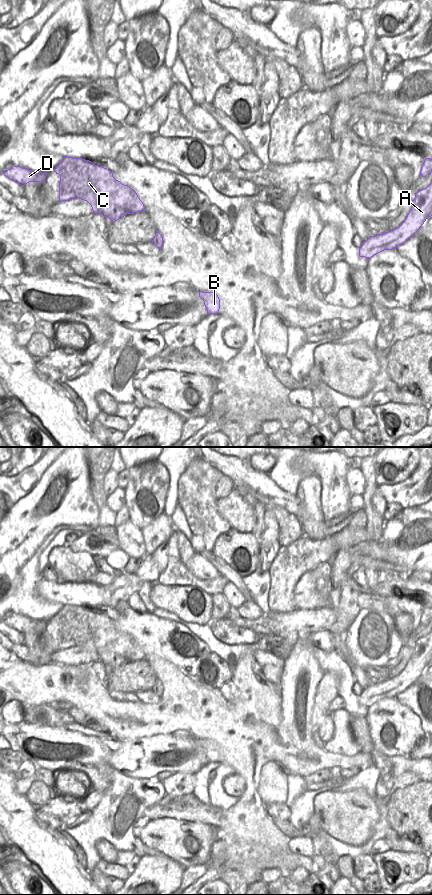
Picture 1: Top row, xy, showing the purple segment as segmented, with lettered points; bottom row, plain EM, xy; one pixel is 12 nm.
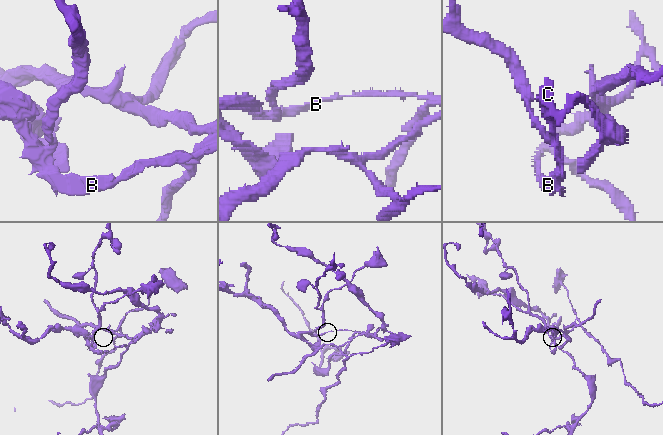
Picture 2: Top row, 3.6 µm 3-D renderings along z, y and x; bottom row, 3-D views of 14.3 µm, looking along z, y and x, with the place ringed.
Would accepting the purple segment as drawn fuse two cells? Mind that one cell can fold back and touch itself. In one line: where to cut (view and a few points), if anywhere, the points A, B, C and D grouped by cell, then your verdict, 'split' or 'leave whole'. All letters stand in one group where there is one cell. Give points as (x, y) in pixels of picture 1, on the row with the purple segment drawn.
cut in xy along (71, 198), (76, 196), (83, 197), (86, 200); A B C / D; split

